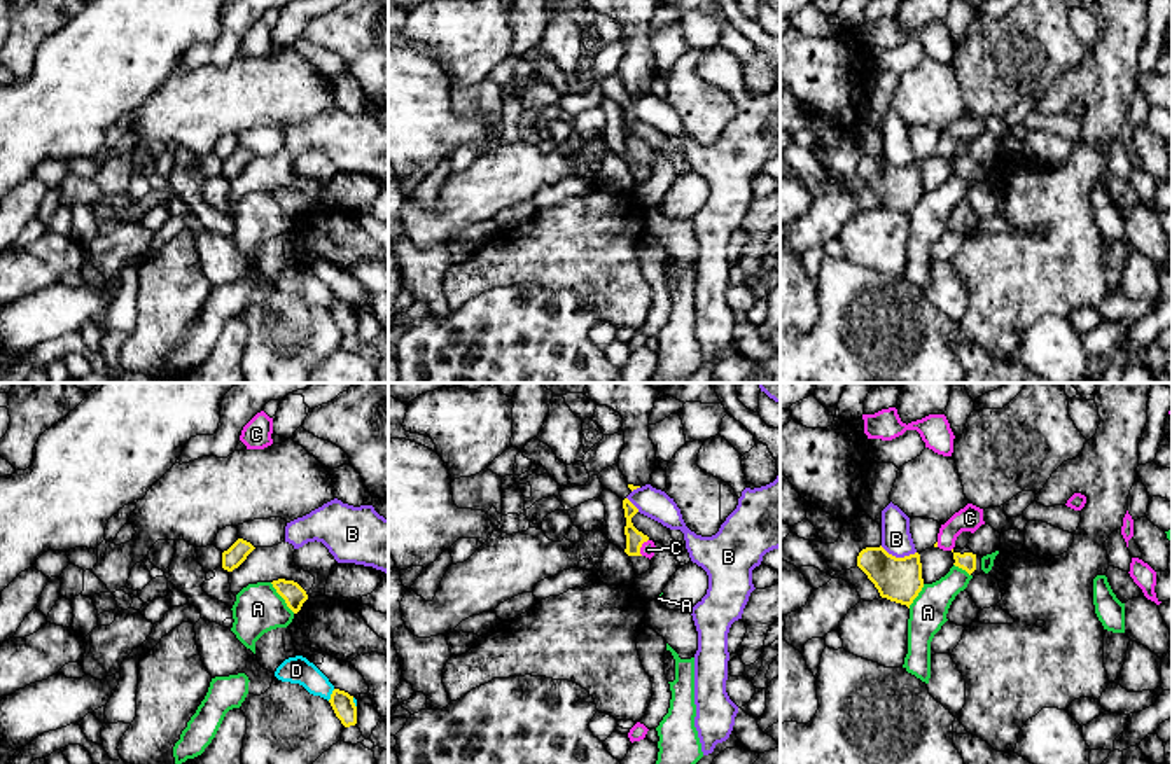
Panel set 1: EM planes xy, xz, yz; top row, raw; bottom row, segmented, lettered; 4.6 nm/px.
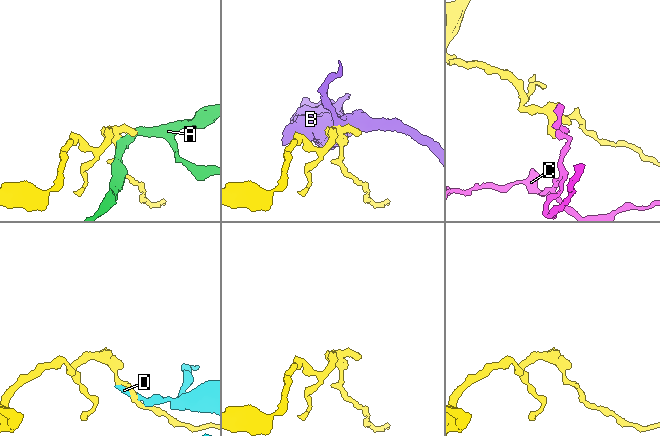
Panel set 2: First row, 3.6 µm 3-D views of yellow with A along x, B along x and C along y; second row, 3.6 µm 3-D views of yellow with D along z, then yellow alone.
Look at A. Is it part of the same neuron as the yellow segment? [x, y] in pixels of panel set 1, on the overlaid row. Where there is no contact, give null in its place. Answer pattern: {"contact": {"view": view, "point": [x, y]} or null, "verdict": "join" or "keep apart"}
{"contact": {"view": "xy", "point": [282, 597]}, "verdict": "keep apart"}

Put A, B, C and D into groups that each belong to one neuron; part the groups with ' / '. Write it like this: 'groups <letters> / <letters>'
groups A / B / C / D

